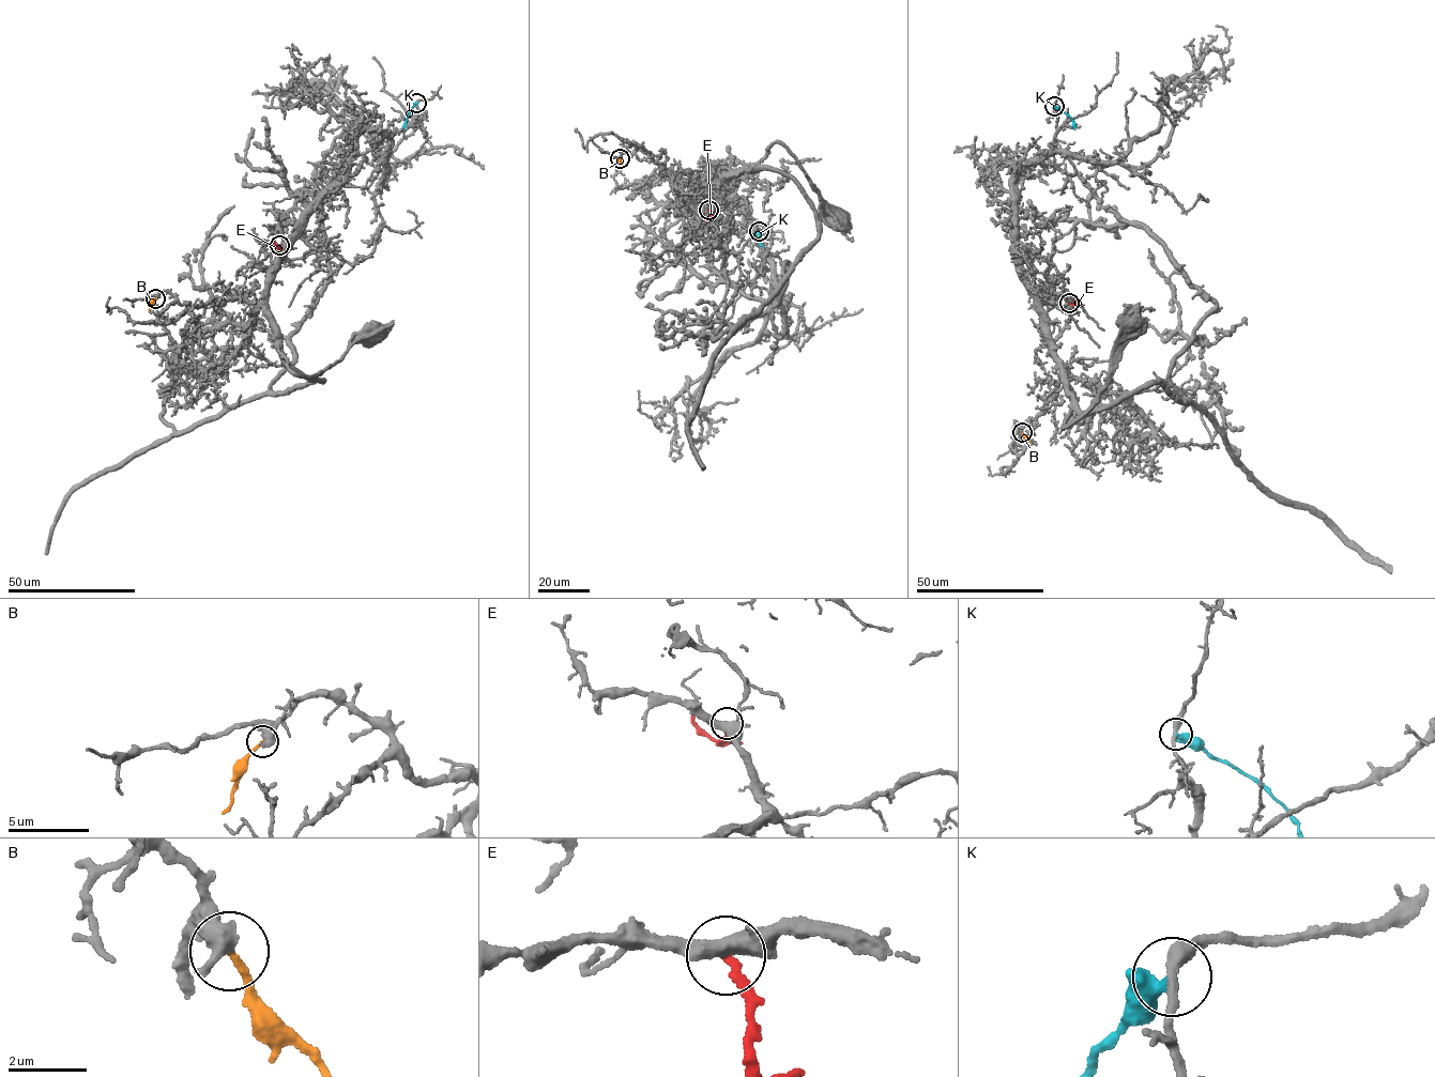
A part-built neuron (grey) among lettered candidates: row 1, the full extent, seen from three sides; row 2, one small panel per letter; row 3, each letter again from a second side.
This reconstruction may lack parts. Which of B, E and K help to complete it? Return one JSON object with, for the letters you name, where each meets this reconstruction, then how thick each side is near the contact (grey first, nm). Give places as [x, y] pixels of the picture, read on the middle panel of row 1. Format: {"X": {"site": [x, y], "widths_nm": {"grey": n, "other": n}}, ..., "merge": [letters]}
{"merge": []}

